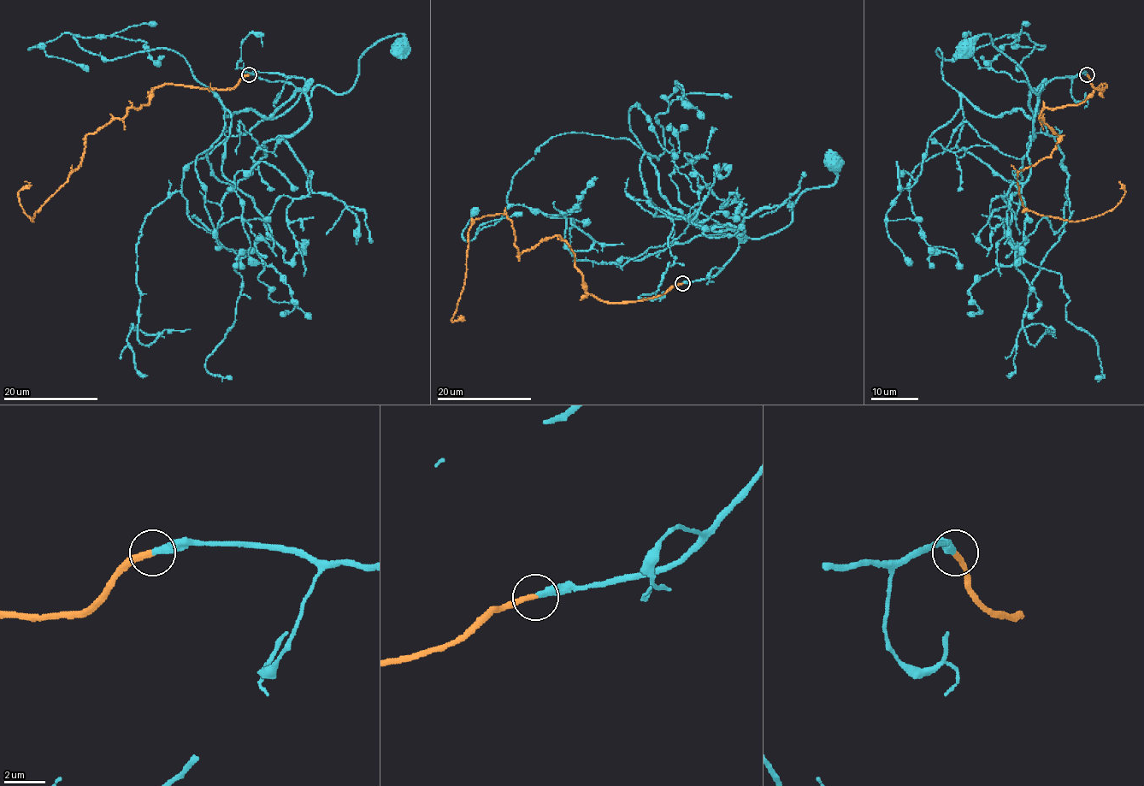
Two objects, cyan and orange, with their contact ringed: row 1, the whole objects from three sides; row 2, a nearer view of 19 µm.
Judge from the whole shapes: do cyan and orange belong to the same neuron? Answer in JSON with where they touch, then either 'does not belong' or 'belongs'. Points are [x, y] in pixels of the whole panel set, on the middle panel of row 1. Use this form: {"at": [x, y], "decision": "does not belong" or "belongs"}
{"at": [682, 283], "decision": "belongs"}

